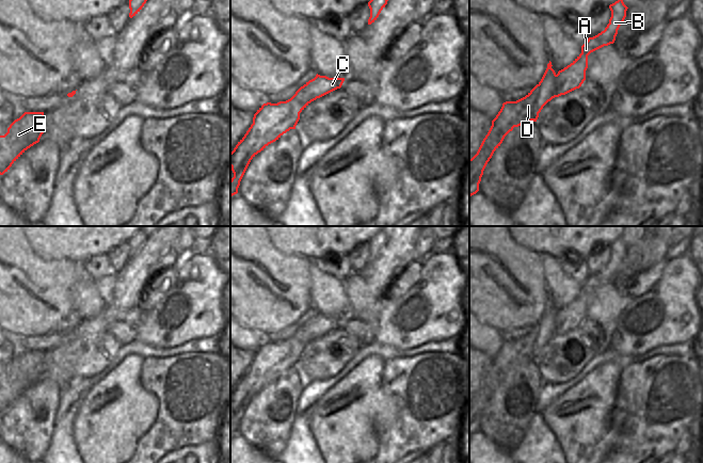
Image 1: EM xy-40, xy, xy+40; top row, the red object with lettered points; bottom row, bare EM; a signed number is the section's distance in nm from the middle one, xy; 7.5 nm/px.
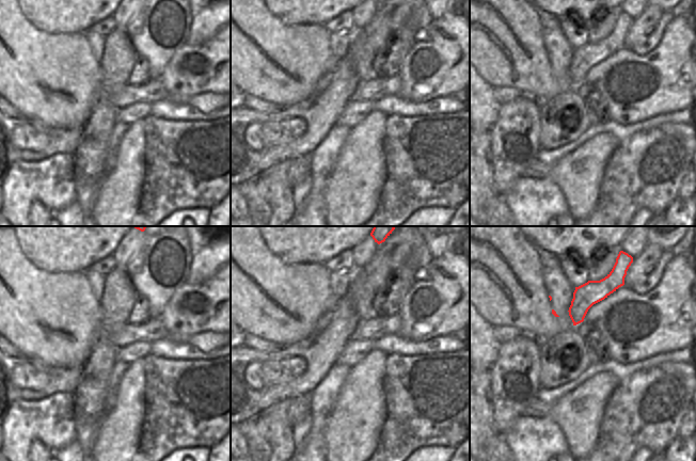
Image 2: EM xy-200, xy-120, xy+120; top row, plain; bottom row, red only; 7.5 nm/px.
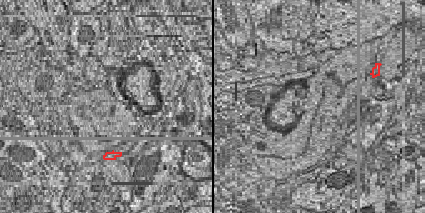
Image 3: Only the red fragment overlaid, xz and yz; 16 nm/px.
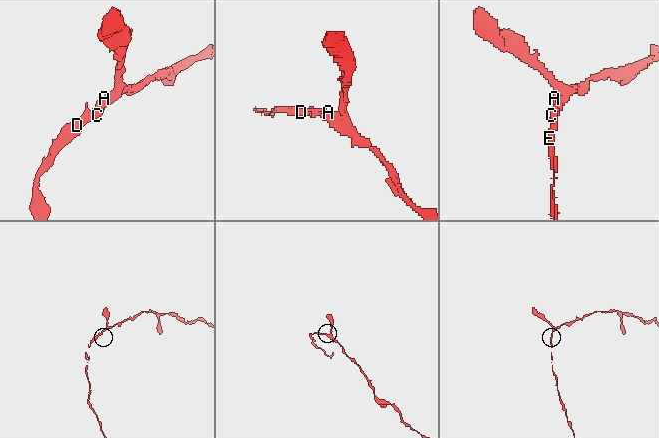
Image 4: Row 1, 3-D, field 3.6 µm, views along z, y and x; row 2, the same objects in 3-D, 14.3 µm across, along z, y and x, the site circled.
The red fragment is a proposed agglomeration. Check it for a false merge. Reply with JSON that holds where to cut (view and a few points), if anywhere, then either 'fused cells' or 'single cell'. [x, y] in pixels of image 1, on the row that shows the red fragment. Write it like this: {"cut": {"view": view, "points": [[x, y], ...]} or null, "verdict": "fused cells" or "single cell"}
{"cut": {"view": "xy+40", "points": [[557, 75], [552, 92], [555, 96]]}, "verdict": "fused cells"}

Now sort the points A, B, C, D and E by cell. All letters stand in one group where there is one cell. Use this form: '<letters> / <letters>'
A B C / D E

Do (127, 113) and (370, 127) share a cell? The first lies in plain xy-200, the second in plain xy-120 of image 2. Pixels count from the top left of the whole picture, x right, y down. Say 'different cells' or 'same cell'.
different cells

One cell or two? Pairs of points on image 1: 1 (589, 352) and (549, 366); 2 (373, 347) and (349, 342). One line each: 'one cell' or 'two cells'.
1: one cell
2: two cells

